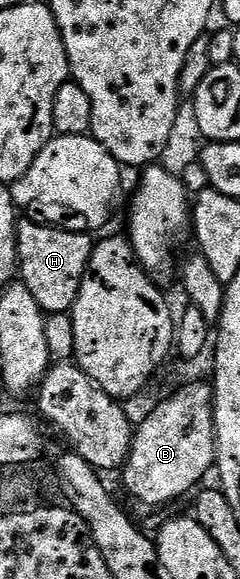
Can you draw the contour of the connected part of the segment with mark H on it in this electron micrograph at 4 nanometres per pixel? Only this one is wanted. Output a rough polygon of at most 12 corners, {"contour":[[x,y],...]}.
{"contour":[[21,221],[19,279],[41,310],[72,312],[95,243]]}

